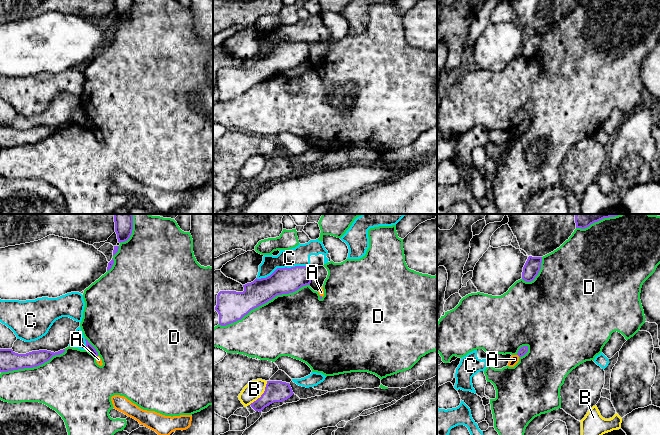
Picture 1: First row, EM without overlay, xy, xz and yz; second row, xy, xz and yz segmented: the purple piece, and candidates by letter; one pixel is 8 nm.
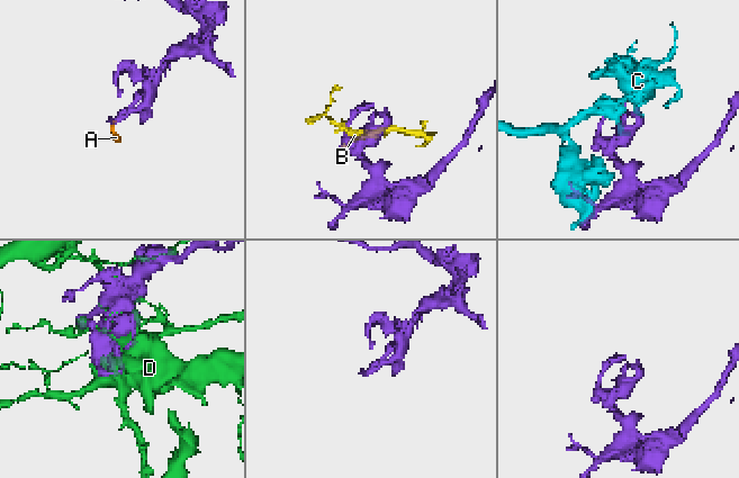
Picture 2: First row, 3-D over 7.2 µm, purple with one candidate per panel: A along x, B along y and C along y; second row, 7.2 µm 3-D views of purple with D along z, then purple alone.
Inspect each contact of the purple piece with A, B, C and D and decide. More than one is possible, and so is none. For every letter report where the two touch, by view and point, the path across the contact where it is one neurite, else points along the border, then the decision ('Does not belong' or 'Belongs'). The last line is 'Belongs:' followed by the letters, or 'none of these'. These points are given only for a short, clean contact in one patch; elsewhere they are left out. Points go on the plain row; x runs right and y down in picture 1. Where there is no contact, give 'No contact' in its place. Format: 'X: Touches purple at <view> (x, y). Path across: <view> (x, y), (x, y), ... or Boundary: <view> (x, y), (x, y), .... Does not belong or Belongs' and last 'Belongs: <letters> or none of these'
A: Touches purple at yz (518, 131). Path across: yz (523, 126), (518, 131), (514, 135). Belongs
B: Touches purple at xz (262, 170). Does not belong
C: Touches purple at xz (281, 44). Does not belong
D: Touches purple at xz (263, 79). Does not belong
Belongs: A

